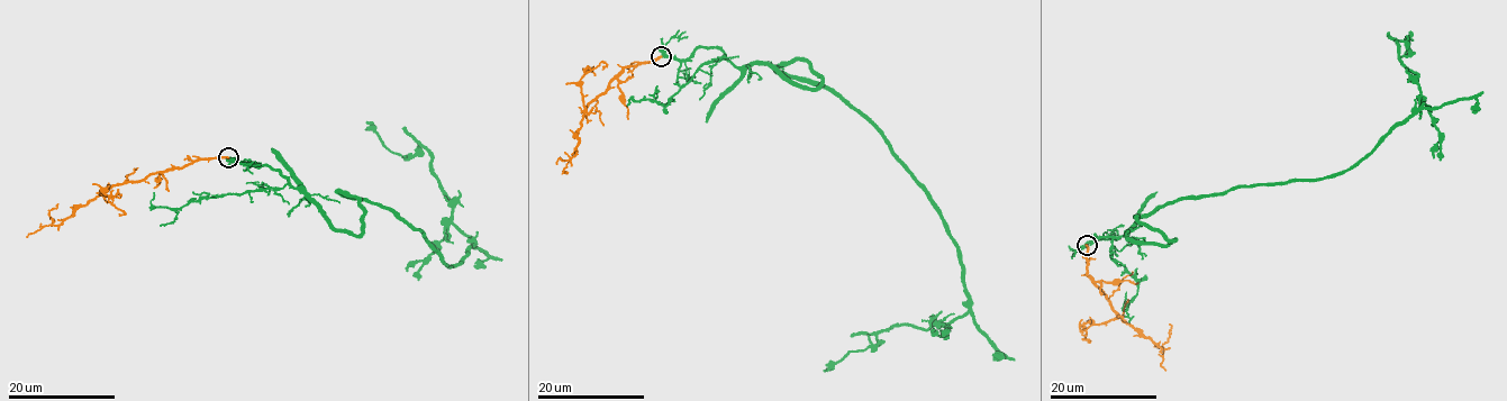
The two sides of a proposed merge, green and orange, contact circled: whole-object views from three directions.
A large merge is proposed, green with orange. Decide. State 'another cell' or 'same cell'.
same cell

